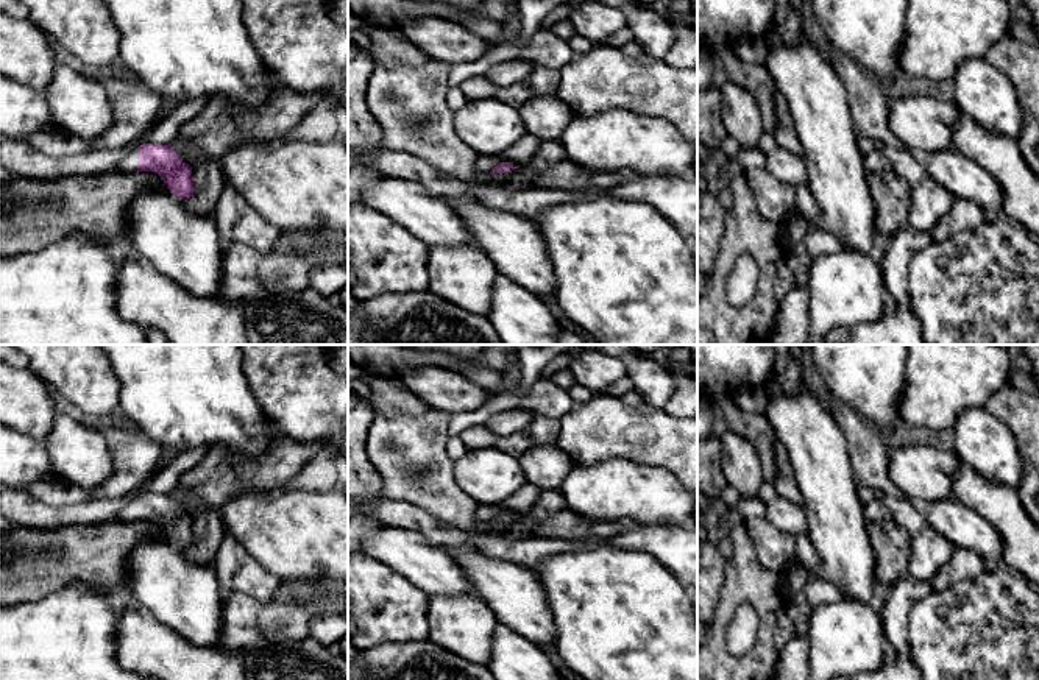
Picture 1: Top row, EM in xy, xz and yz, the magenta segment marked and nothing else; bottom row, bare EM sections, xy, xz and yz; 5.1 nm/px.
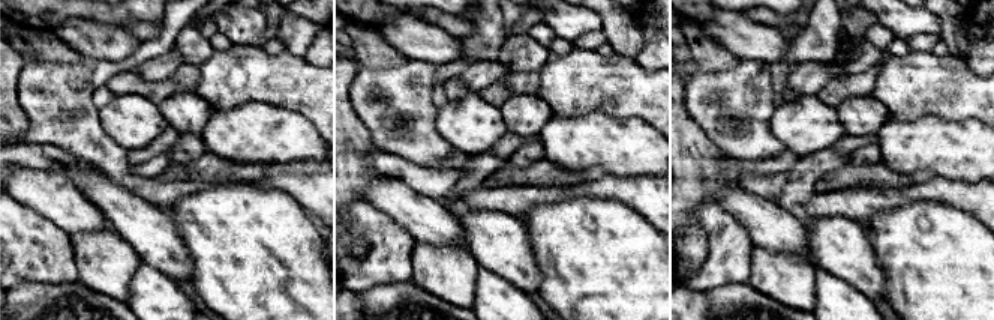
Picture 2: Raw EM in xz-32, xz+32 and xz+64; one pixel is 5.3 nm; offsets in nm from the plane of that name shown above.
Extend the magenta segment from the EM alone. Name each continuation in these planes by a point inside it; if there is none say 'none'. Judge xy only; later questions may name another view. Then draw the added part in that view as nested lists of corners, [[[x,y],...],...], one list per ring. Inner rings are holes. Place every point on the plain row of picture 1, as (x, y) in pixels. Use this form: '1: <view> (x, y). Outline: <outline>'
1: xy (128, 513). Outline: [[[137,499],[131,501],[126,507],[120,508],[117,519],[125,522],[137,521]]]

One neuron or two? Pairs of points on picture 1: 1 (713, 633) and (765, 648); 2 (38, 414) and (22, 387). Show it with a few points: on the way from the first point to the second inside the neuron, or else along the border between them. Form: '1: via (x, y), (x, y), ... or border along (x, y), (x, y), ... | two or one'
1: via (718, 649), (730, 662), (749, 662) | one
2: via (31, 407), (22, 398), (22, 393) | one

